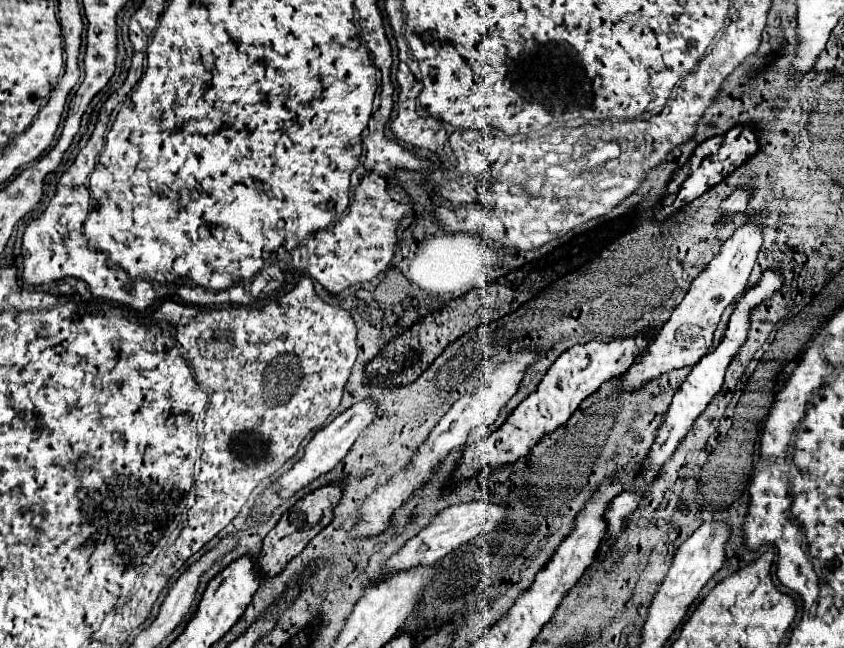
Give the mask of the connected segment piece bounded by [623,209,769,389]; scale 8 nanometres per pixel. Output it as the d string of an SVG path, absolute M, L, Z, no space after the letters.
M763 209L759 211L747 211L749 221L743 223L723 245L721 251L715 255L715 259L705 267L705 271L693 279L691 289L687 291L685 299L681 305L673 311L671 319L661 327L653 347L643 355L643 359L635 365L625 375L623 389L639 389L645 381L655 379L671 369L679 367L691 367L695 365L705 353L709 353L709 347L713 343L713 331L721 319L721 313L725 311L727 305L731 305L745 289L747 289L747 279L749 273L757 261L757 253L763 245L763 223L757 221L757 217L763 215L763 219L769 219L769 211Z

